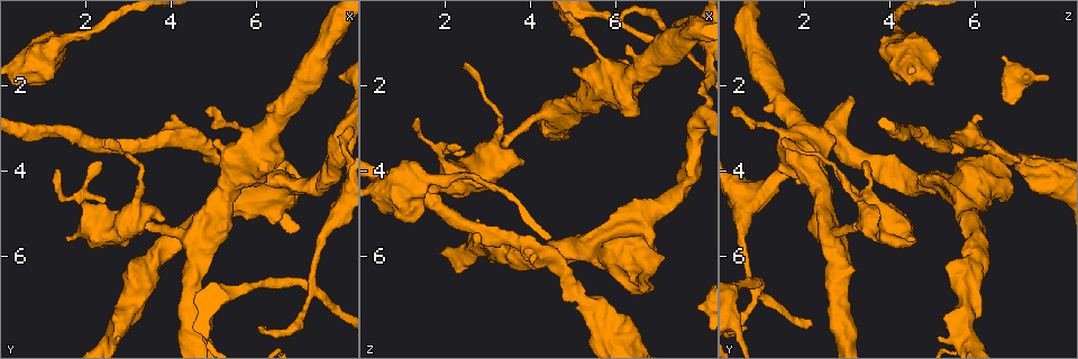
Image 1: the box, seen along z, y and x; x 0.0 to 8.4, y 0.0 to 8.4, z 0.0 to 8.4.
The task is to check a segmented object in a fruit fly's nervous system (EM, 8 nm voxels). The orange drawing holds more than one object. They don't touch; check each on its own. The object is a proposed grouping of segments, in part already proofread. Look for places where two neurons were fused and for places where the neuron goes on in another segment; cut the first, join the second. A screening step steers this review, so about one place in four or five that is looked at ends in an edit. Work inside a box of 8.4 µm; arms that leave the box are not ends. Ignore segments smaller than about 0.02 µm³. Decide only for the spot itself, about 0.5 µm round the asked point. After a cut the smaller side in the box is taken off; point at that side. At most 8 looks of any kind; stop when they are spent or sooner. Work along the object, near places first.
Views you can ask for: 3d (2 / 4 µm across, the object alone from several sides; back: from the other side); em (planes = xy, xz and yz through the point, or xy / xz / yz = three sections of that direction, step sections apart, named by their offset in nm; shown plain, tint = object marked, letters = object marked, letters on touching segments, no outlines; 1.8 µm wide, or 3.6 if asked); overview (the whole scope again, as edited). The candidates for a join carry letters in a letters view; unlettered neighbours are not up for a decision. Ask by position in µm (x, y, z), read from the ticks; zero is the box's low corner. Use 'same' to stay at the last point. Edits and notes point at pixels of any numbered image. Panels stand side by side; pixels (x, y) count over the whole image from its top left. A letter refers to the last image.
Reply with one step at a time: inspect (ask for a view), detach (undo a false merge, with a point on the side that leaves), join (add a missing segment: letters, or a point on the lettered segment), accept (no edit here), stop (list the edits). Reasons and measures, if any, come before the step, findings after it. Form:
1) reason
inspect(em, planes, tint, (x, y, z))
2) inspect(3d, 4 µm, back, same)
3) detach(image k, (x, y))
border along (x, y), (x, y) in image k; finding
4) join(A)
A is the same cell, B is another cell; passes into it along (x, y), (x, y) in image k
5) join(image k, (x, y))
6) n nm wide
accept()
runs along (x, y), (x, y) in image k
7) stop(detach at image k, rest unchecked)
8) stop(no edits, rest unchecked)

free end
inspect(em, planes, letters, (2.45, 3.35, 1.45))

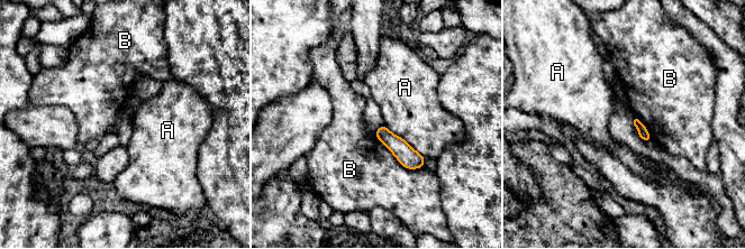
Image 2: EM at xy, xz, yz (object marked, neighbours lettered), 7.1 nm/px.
accept()
A and B are other cells; runs along (379, 130), (409, 158), (420, 164) in image 2; none of them fits

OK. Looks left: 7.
thick end
inspect(em, xz, step 4, letters, (1.55, 5.70, 4.60))

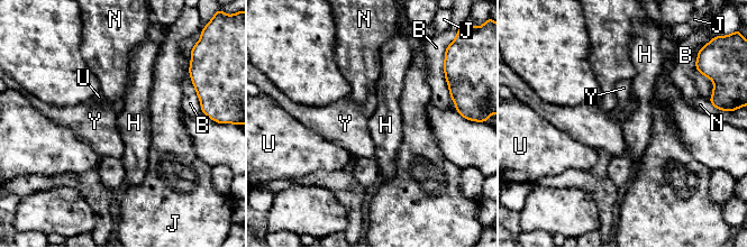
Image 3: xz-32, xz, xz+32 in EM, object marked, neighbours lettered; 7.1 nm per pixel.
inspect(em, yz, step 16, letters, same)

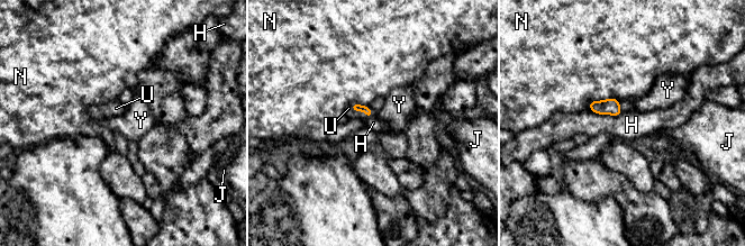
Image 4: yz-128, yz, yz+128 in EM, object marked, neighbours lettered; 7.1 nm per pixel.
join(U)
U is the same cell, H, J, N and Y are other cells; passes into it along (355, 107), (359, 110), (361, 115) in image 4; the neuron continues

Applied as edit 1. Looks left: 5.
inspect(overview)

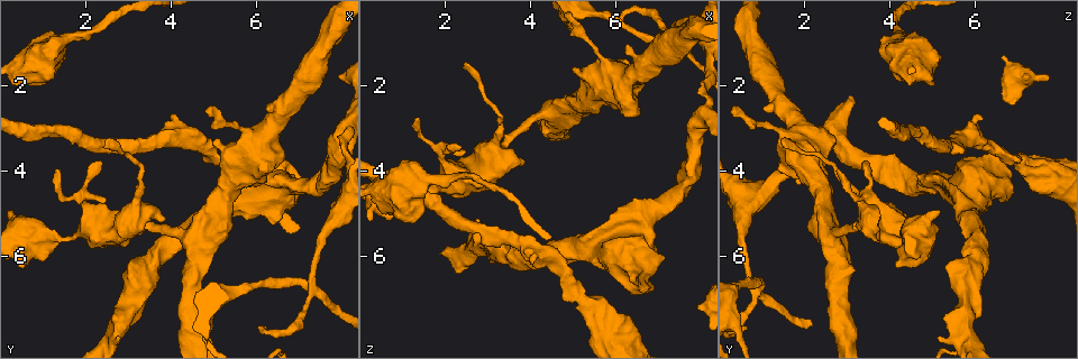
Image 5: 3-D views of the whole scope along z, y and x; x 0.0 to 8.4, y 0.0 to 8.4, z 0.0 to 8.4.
branch stops here
inspect(em, planes, letters, (2.80, 7.95, 5.05))

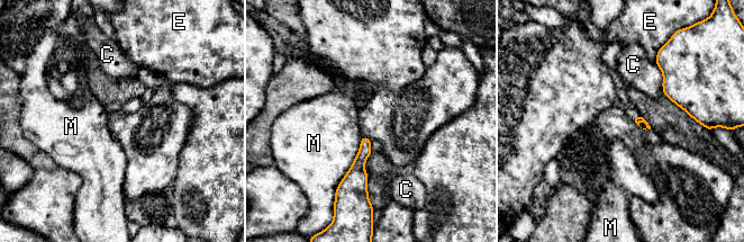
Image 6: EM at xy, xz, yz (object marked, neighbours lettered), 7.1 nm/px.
accept()
C, E and M are other cells; border along (362, 136), (356, 157), (335, 195) in image 6; no lettered segment goes on from it

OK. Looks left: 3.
stop(join at image 4, rest unchecked)

